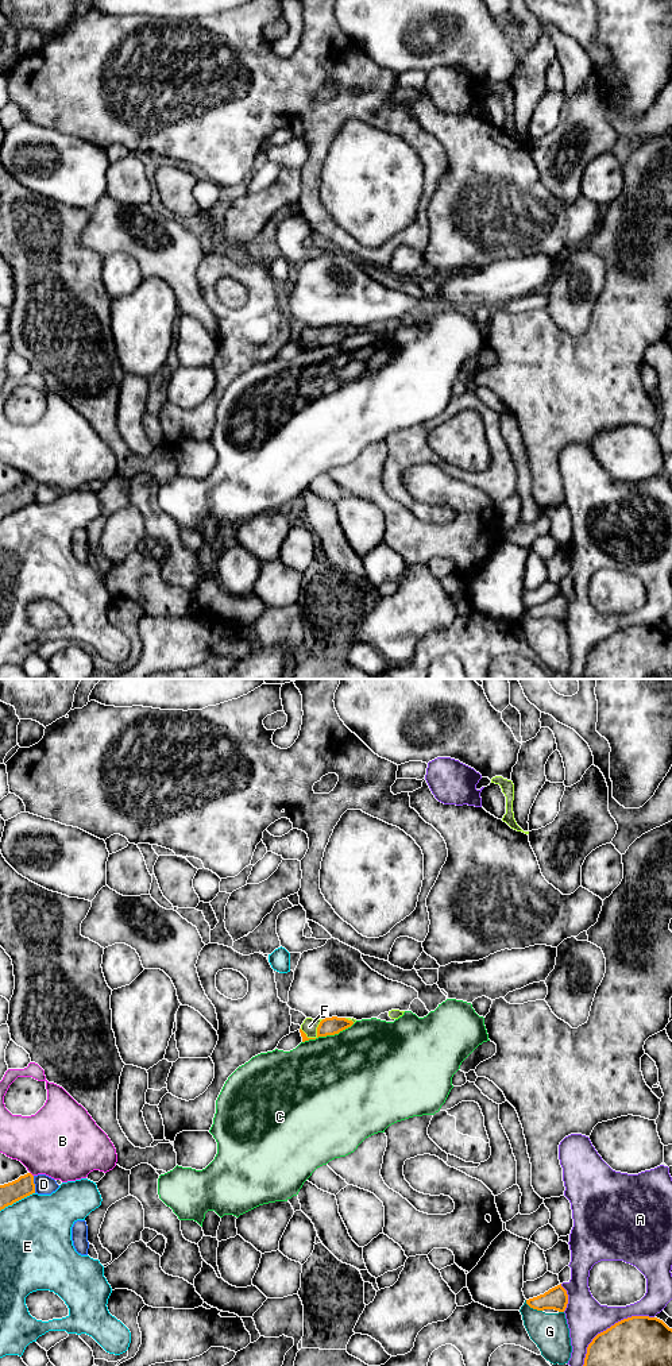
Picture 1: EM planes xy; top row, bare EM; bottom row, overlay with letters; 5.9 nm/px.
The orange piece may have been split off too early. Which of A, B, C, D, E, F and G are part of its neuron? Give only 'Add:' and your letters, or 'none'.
Add: F

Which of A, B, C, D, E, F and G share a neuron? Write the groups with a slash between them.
A / B / C / D / E / F / G

